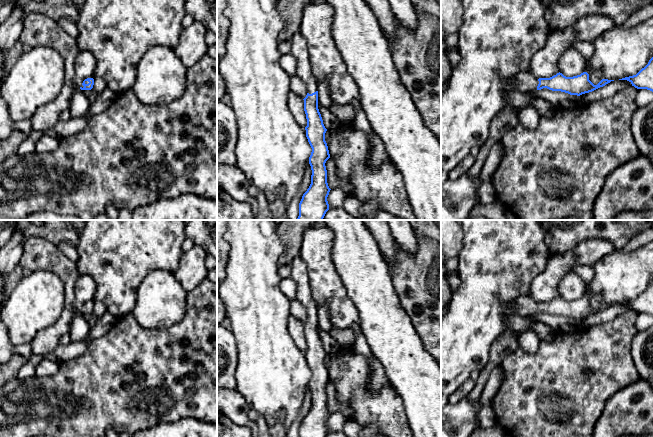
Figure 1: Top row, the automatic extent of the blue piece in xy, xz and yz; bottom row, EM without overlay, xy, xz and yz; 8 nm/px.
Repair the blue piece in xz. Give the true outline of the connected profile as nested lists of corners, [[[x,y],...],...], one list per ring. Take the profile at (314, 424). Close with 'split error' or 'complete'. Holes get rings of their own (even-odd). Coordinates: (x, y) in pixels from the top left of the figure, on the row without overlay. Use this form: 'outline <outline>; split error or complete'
outline [[[298,256],[290,266],[290,278],[297,284],[295,298],[303,304],[308,316],[303,323],[307,343],[305,354],[312,372],[309,381],[312,394],[311,408],[299,427],[299,437],[326,437],[329,434],[327,421],[331,413],[327,407],[325,387],[330,378],[325,365],[327,353],[318,333],[318,305],[311,295],[308,269],[301,258]]]; split error

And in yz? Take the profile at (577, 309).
outline [[[559,296],[550,302],[539,303],[535,302],[530,297],[519,297],[513,306],[521,316],[547,312],[552,315],[561,315],[570,319],[580,320],[603,311],[611,305],[614,304],[602,303],[597,309],[594,309],[589,304],[589,298],[587,296],[583,296],[580,299],[573,301],[566,301]]]; split error

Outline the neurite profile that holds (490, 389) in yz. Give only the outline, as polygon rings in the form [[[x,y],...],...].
[[[501,365],[496,366],[490,373],[484,388],[482,389],[481,396],[477,401],[479,407],[492,406],[494,397],[501,385],[504,377],[504,372]]]

